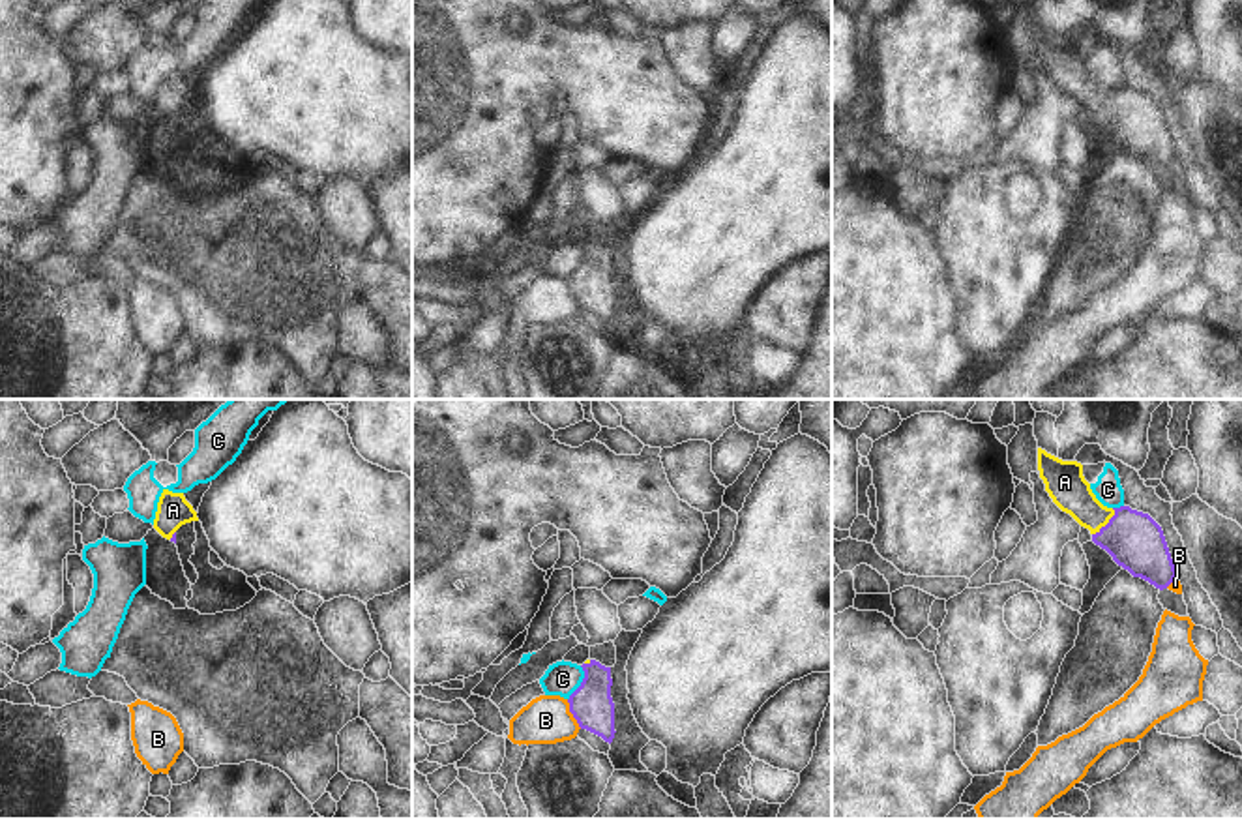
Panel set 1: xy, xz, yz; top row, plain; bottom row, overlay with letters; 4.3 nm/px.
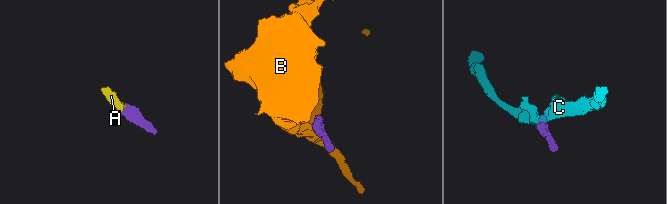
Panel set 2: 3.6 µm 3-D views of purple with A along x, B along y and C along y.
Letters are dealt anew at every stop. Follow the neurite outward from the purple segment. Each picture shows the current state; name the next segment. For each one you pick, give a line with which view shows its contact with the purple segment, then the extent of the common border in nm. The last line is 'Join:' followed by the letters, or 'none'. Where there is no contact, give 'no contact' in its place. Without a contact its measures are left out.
A: contact in yz; length 150 nm
Join: A

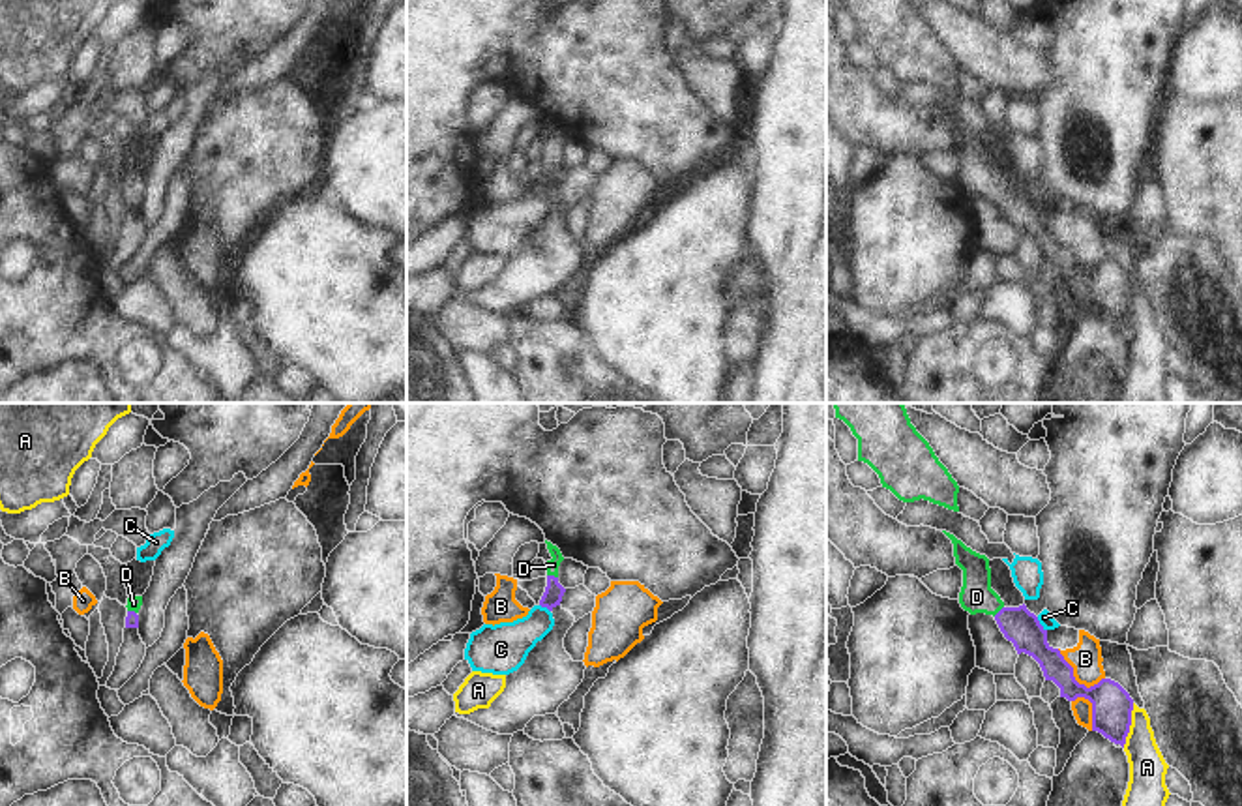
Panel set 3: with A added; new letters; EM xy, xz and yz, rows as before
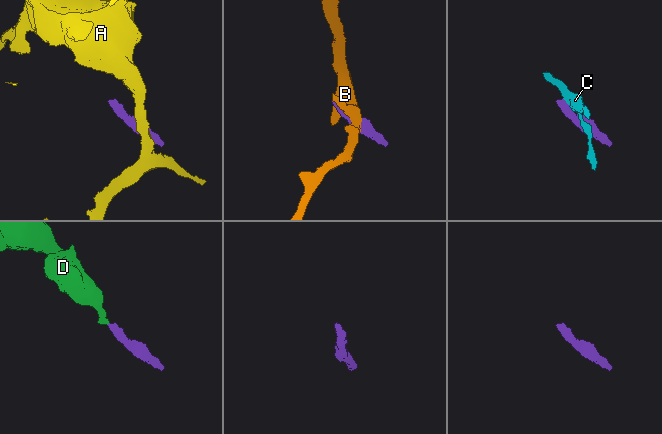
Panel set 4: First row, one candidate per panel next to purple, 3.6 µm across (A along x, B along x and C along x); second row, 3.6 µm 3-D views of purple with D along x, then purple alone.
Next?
D: contact in xz; length 50 nm
Join: D

